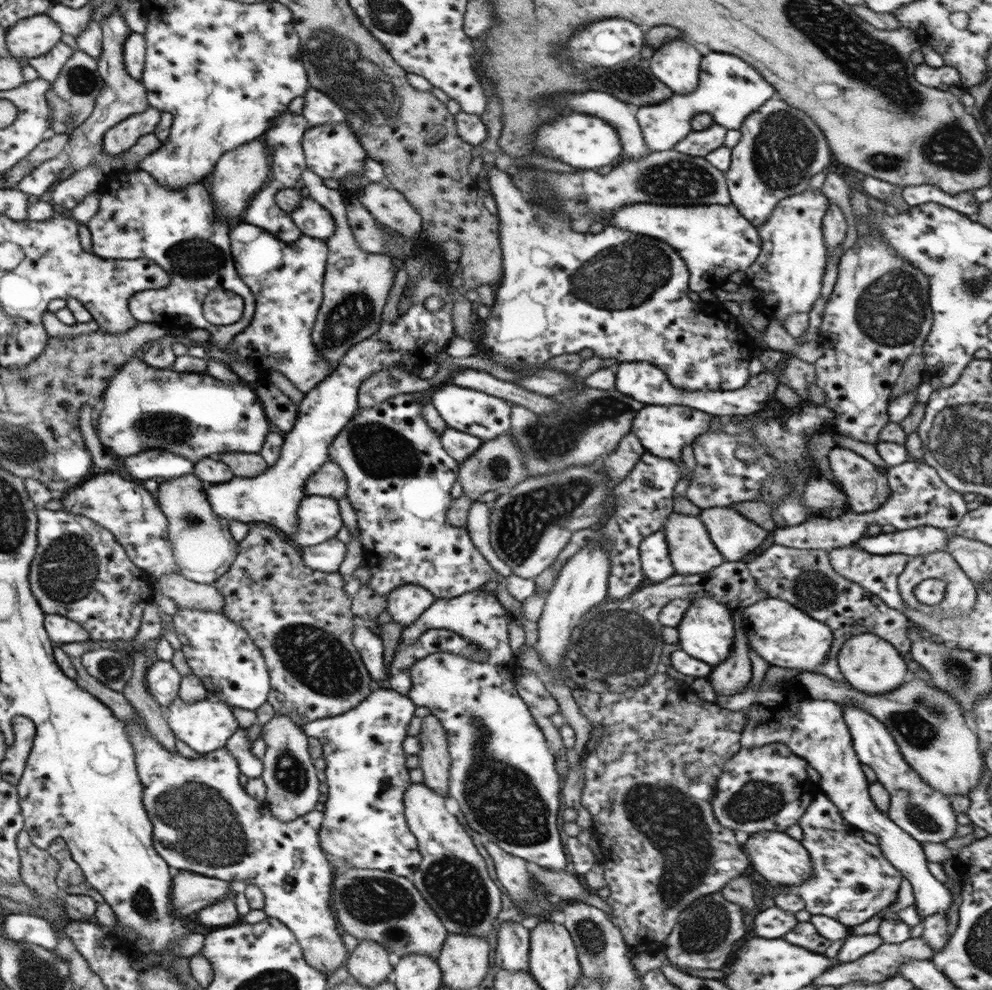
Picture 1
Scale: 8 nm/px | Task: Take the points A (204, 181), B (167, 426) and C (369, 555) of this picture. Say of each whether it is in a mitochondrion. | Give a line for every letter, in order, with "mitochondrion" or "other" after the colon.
A: other
B: mitochondrion
C: other

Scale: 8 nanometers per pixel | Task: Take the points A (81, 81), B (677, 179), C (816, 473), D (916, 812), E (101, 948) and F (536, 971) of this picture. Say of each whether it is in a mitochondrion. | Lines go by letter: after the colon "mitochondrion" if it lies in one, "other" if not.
A: mitochondrion
B: mitochondrion
C: other
D: mitochondrion
E: other
F: other

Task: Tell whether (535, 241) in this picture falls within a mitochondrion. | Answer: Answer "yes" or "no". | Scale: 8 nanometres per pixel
no

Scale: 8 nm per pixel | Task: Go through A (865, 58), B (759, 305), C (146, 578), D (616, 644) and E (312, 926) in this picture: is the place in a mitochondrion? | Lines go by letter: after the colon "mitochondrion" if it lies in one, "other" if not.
A: mitochondrion
B: other
C: other
D: mitochondrion
E: other

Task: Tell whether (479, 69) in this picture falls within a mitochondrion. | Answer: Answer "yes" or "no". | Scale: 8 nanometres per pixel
no

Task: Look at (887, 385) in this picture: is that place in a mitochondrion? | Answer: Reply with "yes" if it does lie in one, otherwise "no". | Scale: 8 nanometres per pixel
no

